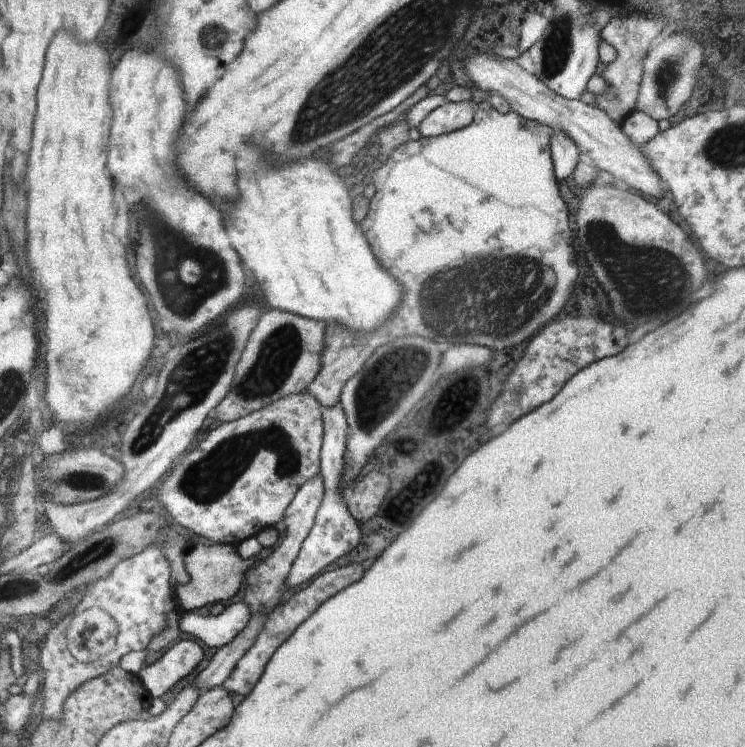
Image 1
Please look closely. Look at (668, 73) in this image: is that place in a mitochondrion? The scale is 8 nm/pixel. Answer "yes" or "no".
yes

